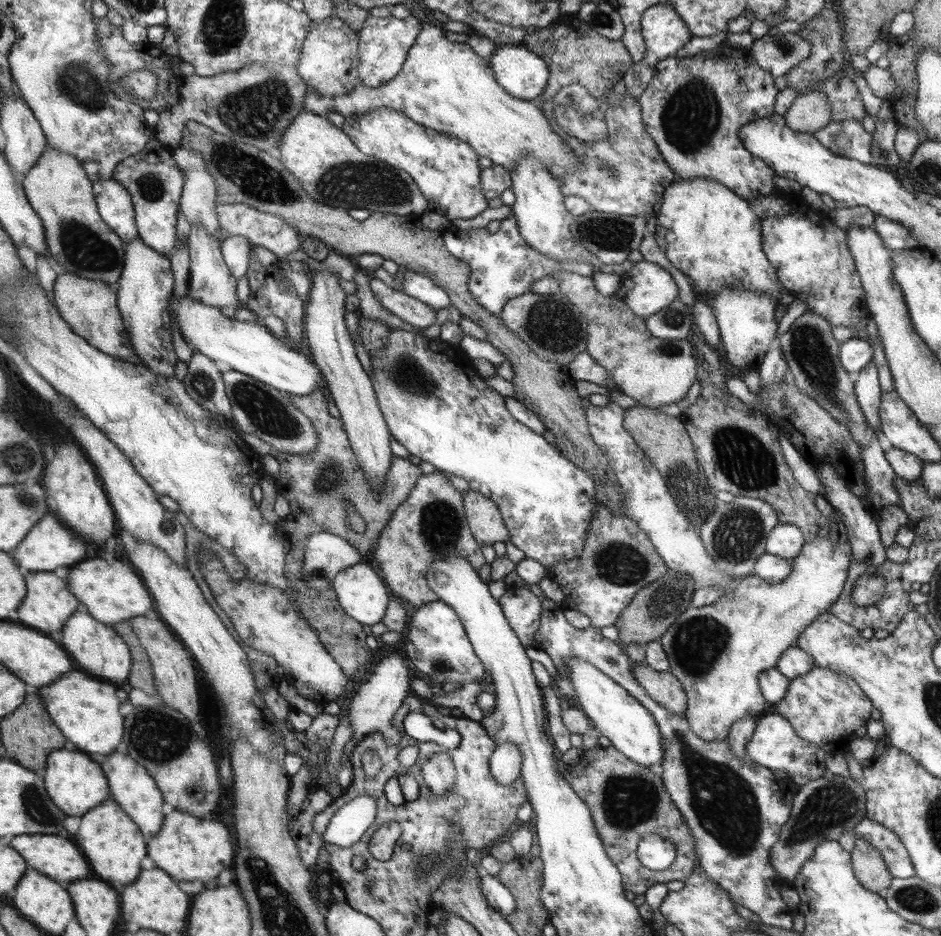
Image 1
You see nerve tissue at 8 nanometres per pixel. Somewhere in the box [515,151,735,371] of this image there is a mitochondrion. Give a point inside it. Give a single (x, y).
(553, 326)

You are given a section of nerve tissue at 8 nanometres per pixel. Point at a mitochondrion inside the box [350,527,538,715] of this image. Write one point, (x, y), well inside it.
(441, 667)

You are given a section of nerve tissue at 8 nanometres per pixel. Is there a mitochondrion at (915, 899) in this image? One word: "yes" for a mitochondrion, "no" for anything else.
yes

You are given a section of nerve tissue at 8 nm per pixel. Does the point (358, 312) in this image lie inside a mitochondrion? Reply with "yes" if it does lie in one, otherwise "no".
no

